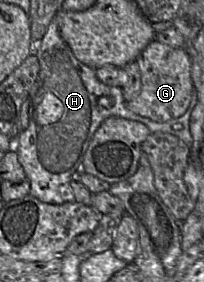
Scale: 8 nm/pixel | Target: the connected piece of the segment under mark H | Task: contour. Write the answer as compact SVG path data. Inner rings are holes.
M56 19L51 21L42 40L35 43L32 42L32 54L37 56L40 70L31 90L29 126L18 136L16 152L19 162L24 168L26 178L30 182L30 195L38 200L53 205L75 201L71 188L72 175L76 172L81 173L83 159L92 138L103 121L108 117L118 116L138 121L146 125L150 131L173 134L174 126L171 120L167 122L154 122L127 109L127 101L123 97L122 88L103 84L97 78L95 69L83 64L74 56L71 48L60 35ZM102 97L109 98L111 107L104 107L99 104L99 100Z

